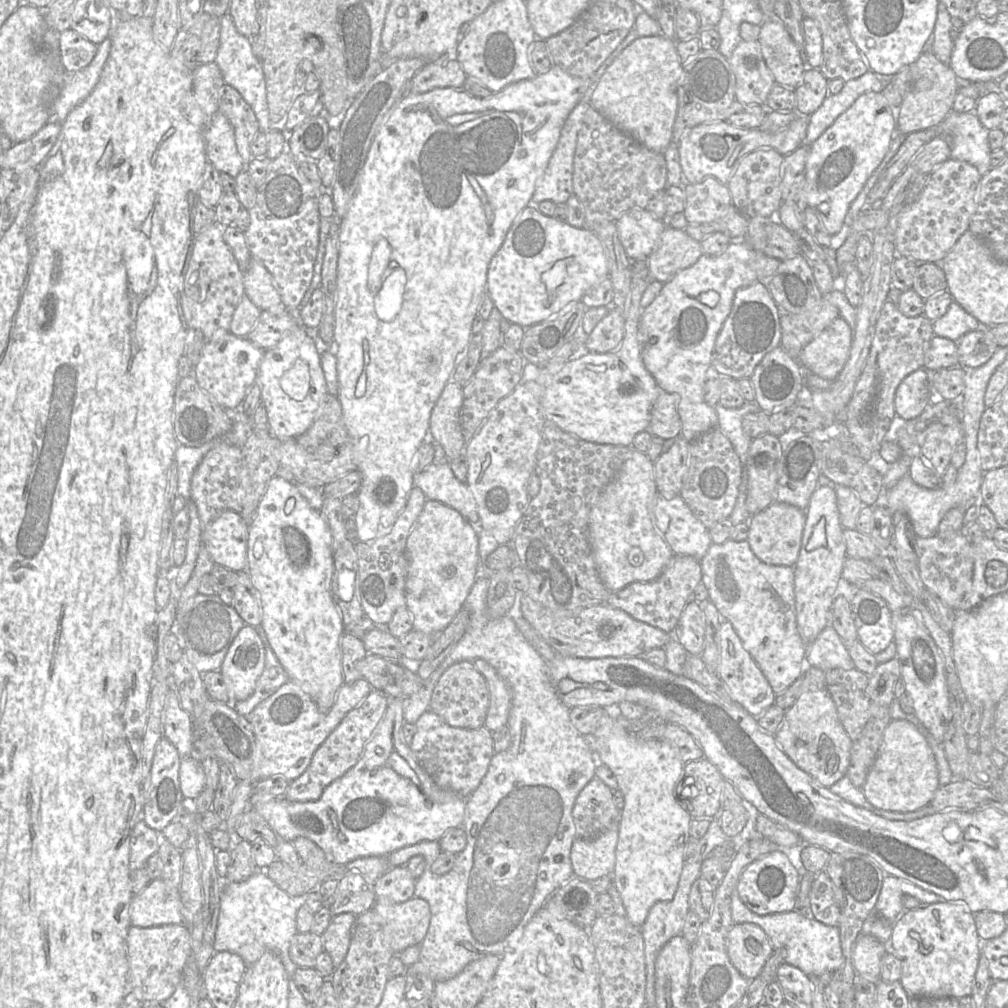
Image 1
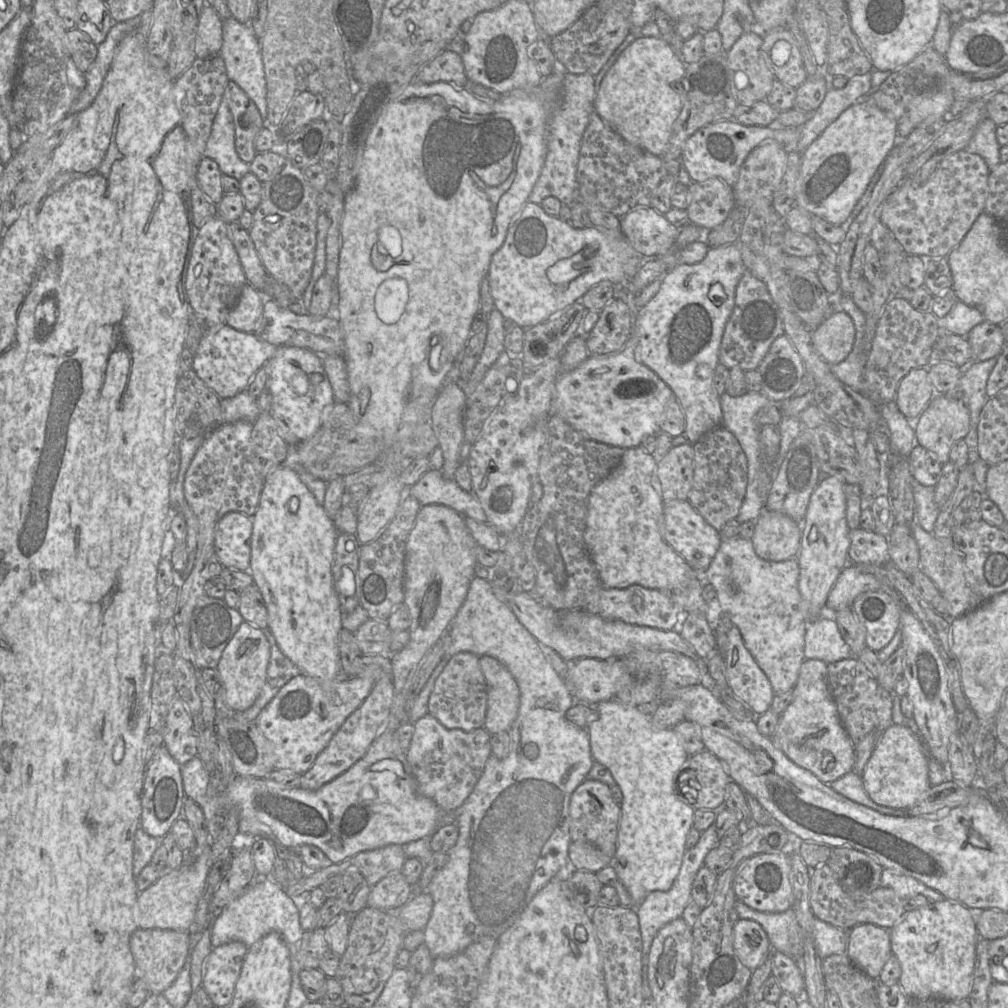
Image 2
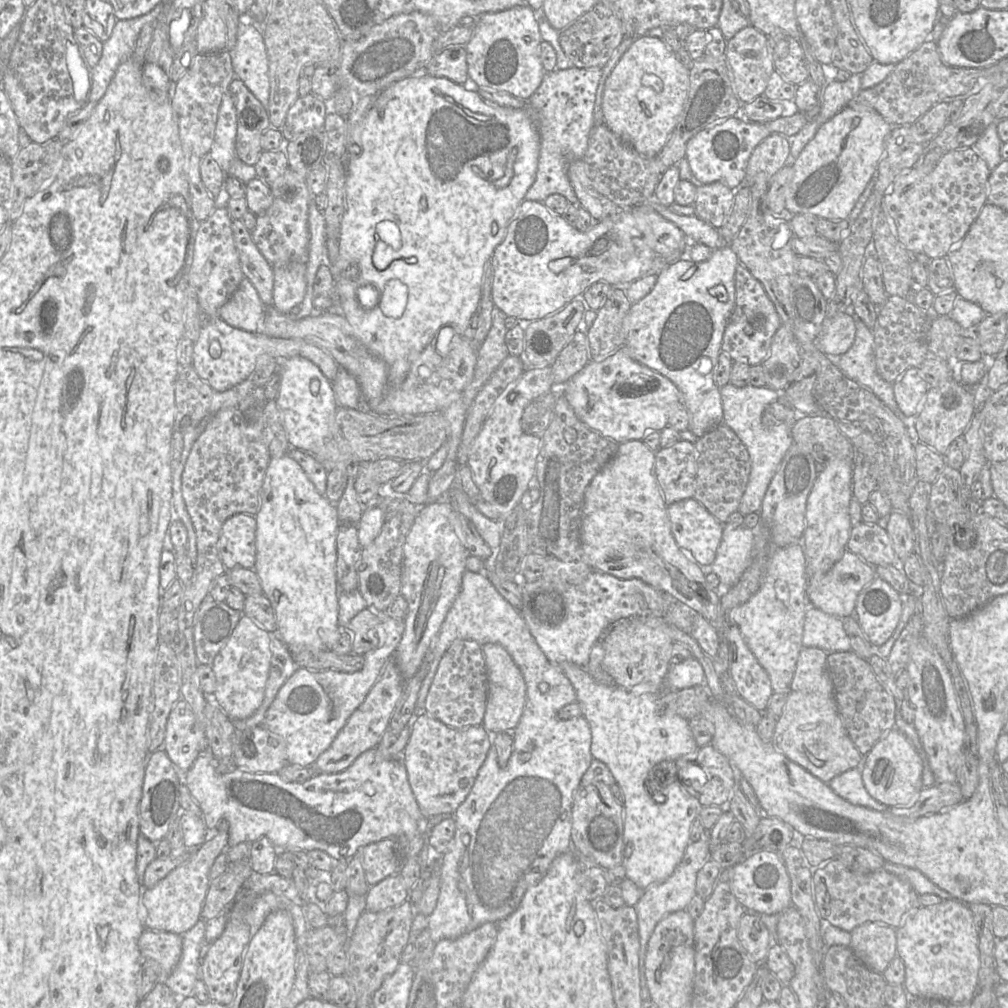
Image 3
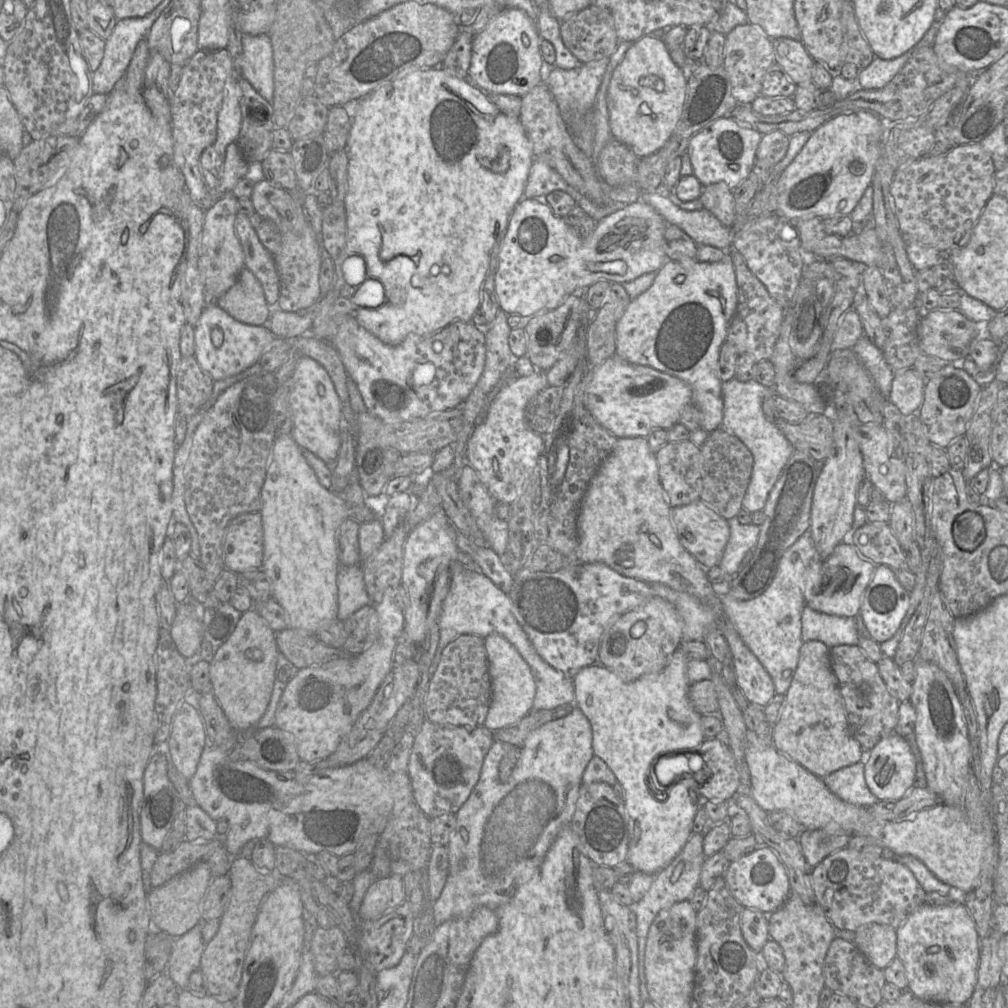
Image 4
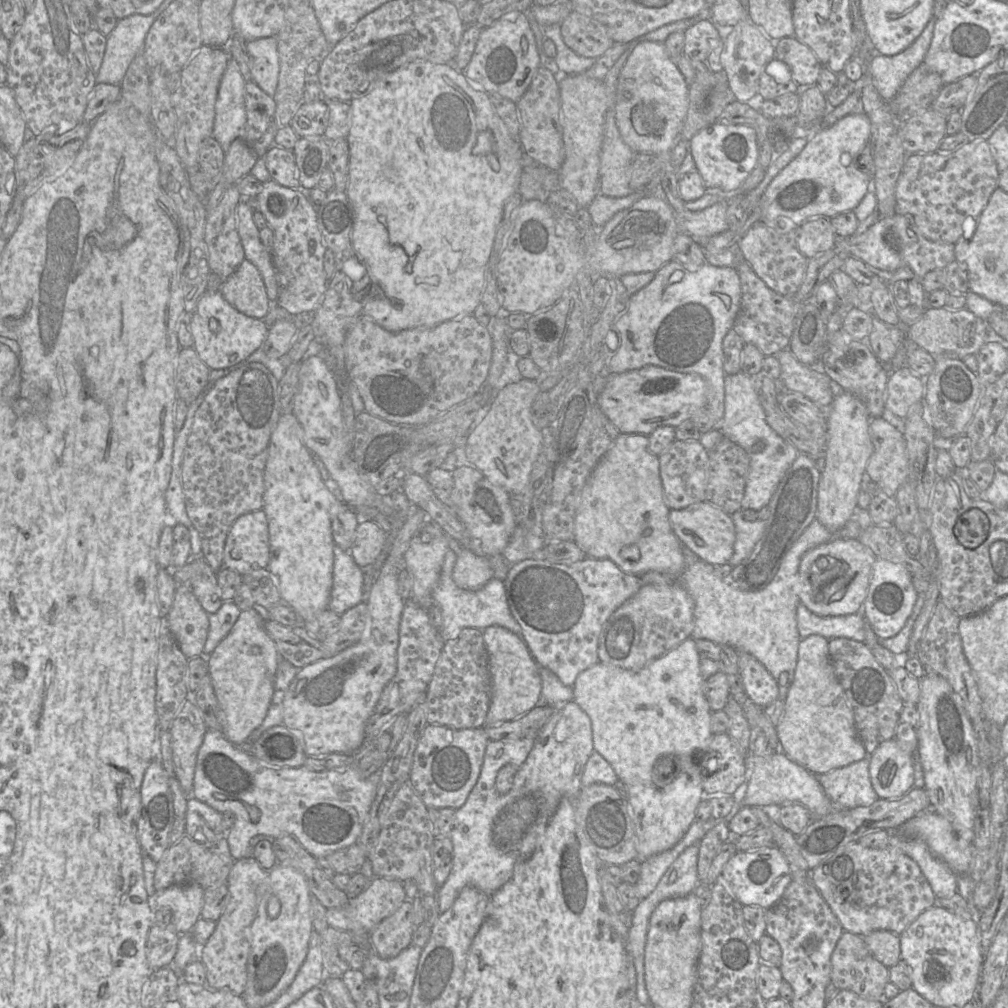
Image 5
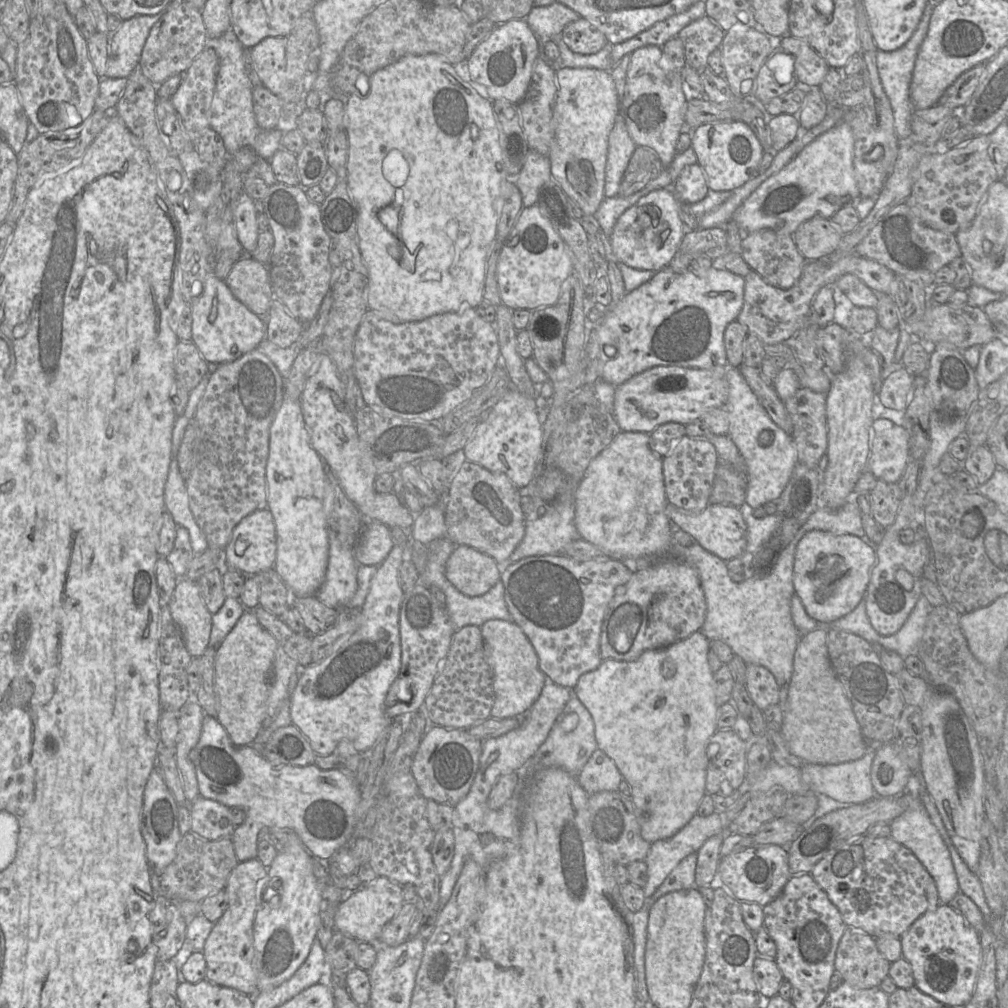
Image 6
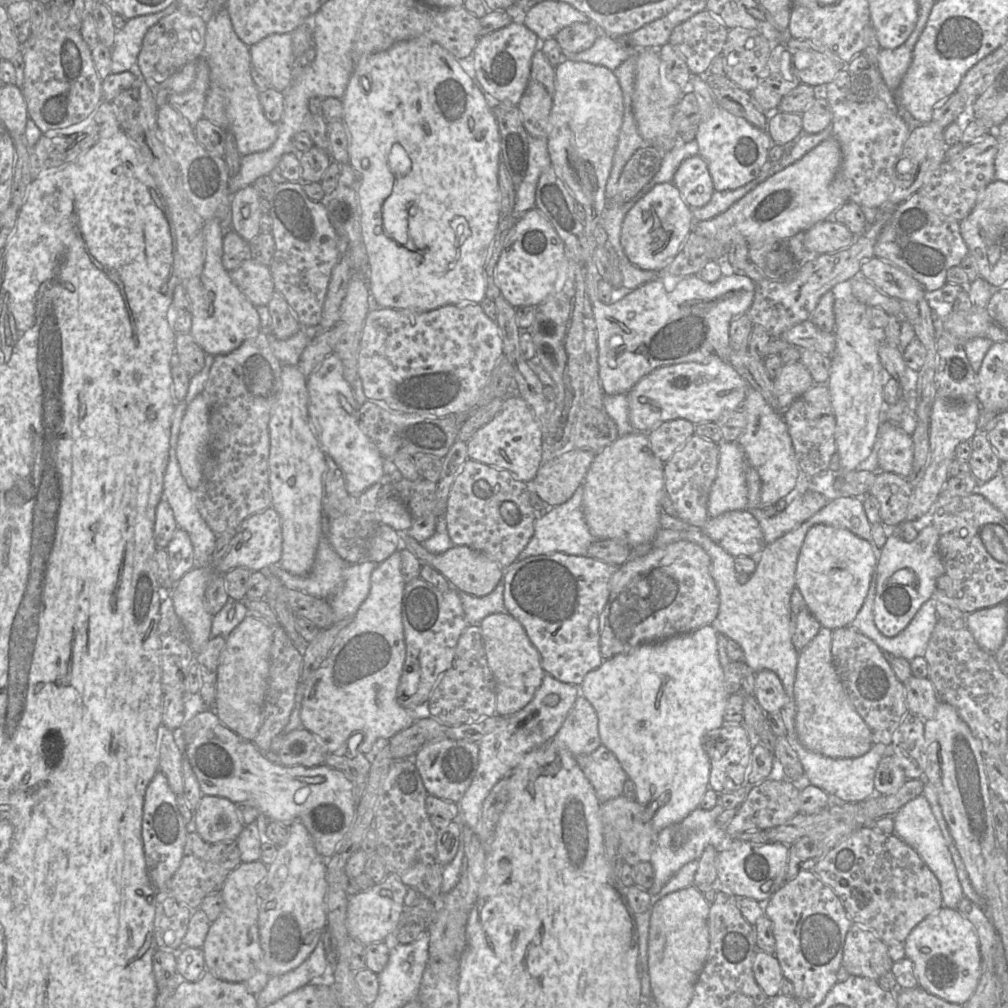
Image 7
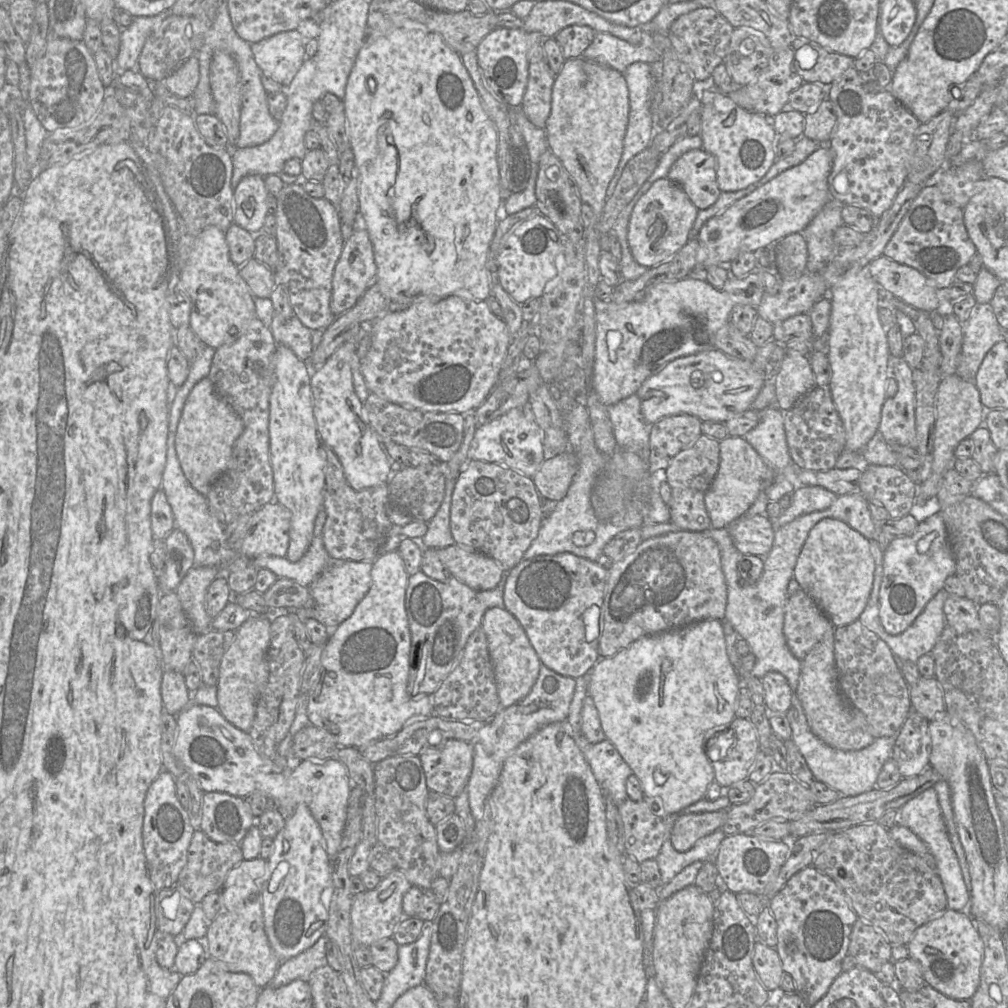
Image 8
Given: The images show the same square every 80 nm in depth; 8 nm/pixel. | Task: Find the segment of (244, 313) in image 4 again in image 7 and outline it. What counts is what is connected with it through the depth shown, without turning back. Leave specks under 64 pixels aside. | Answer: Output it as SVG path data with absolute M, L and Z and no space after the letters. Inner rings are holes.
M248 259L230 272L235 285L256 307L268 305L274 291L274 281L269 267Z

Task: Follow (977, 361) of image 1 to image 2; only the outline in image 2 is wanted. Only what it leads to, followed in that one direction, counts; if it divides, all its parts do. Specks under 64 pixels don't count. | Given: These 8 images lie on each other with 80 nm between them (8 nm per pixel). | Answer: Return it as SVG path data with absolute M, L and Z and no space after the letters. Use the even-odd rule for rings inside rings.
M983 321L966 336L972 349L972 361L986 361L996 358L1002 352L1006 338L999 325Z

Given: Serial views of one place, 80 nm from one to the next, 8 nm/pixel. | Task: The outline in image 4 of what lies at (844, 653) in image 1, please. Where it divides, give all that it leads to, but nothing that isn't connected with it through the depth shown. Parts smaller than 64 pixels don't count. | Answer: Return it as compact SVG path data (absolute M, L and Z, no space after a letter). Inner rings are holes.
M805 606L801 614L803 642L818 640L828 648L837 645L858 645L855 617L829 615Z

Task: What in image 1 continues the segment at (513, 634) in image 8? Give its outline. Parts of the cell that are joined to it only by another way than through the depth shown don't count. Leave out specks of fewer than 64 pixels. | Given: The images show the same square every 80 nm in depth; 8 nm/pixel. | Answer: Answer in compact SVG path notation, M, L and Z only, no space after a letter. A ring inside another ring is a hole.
M482 658L472 661L489 688L489 707L484 726L491 732L507 724L512 702L512 691L495 668Z

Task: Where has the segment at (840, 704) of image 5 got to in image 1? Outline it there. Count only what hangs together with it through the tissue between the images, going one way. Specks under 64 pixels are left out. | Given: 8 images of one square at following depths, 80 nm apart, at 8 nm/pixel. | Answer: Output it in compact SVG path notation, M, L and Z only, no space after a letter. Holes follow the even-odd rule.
M806 667L802 680L800 696L785 712L774 737L779 747L798 768L821 786L829 788L846 776L852 740L842 726L835 703L826 688L825 672L815 667Z

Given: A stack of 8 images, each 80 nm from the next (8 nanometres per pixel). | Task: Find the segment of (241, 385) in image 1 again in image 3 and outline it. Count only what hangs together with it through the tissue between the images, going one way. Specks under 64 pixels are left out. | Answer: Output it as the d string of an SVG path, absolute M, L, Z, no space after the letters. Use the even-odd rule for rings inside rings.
M220 317L204 318L200 334L194 343L192 366L198 376L211 386L214 391L226 391L241 382L250 379L256 368L257 359L262 355L269 355L276 360L284 360L300 356L315 363L327 379L333 383L339 369L335 360L322 348L300 338L277 338L259 331L248 332L227 324ZM217 340L221 346L221 354L213 358L209 352L209 345Z

